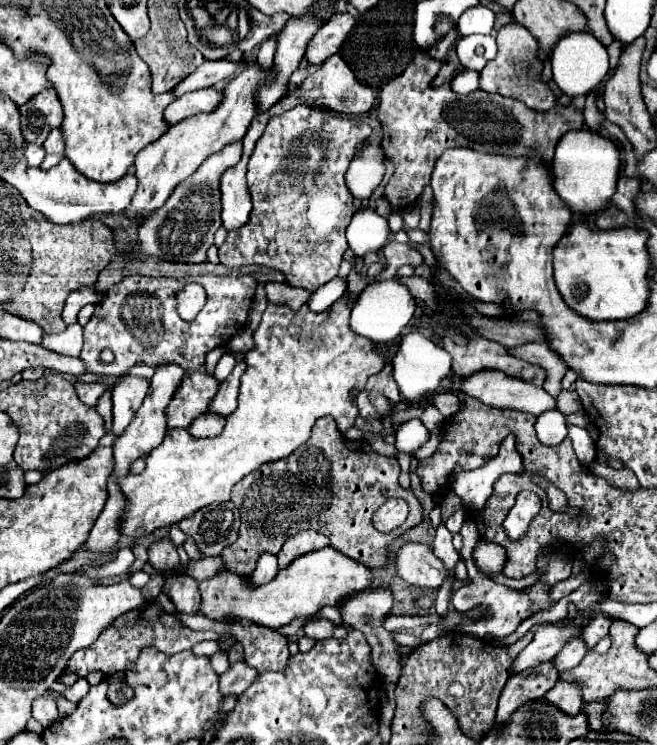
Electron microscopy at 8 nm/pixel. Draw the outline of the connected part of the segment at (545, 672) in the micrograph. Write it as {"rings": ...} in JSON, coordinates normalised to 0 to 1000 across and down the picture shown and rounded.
{"rings":[[[825,889],[813,897],[804,897],[791,905],[779,905],[779,910],[773,910],[758,942],[755,969],[767,969],[776,953],[785,953],[791,942],[804,937],[825,937],[849,915],[849,897],[840,891],[843,889]]]}

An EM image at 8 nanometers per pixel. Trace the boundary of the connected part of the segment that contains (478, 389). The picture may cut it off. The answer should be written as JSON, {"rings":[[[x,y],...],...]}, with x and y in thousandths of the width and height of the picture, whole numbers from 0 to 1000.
{"rings":[[[761,497],[721,499],[706,510],[700,523],[737,542],[795,550],[814,560],[846,546],[846,537],[826,519],[770,505]]]}

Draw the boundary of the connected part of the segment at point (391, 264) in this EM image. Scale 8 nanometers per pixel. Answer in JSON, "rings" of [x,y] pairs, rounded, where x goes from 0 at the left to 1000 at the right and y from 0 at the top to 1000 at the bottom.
{"rings":[[[603,322],[591,325],[581,336],[588,341],[588,360],[569,376],[591,376],[603,370],[607,358],[624,354],[632,358],[641,356],[645,350],[642,342],[633,336],[624,336],[621,328],[609,328]]]}

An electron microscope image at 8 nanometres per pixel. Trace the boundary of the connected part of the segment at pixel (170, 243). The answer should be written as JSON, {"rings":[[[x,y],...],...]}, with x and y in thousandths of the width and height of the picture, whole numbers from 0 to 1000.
{"rings":[[[368,191],[341,196],[341,201],[317,209],[304,226],[274,244],[247,279],[219,293],[219,301],[210,306],[210,325],[198,338],[189,338],[189,346],[198,352],[213,352],[216,346],[244,346],[259,352],[314,352],[314,336],[326,325],[326,311],[335,306],[335,255],[332,239],[347,226],[365,215]]]}

